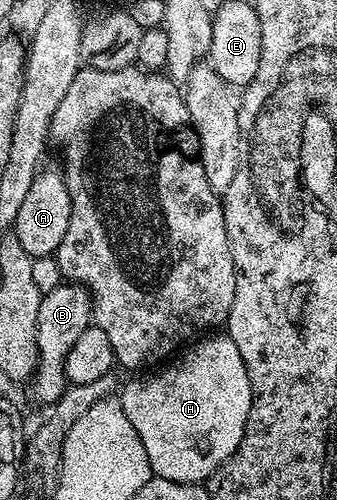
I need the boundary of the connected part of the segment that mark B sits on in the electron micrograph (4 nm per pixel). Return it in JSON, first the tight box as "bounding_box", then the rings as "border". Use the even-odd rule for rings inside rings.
{"bounding_box":[31,281,93,405],"border":[[[63,281],[55,289],[44,292],[39,301],[37,314],[37,367],[33,370],[31,384],[33,395],[44,405],[52,405],[64,393],[67,380],[65,361],[71,345],[83,334],[83,329],[91,326],[93,301],[84,287]]]}

